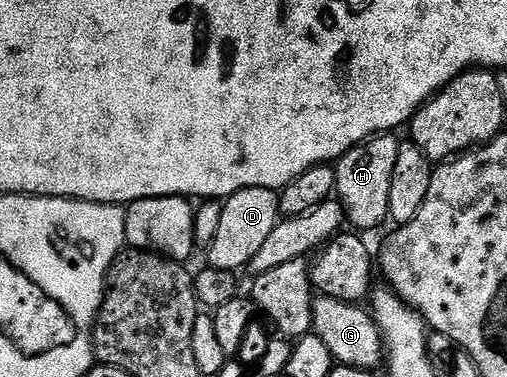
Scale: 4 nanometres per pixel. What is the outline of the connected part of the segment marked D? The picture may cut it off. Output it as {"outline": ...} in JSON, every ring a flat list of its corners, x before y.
{"outline":[[248,187,225,198,220,215,220,228,216,230,216,239,212,239,208,246,209,268,245,270,250,261,256,259,256,251,260,251,260,246,268,240,268,235,276,231,279,220,278,193,273,189]]}

